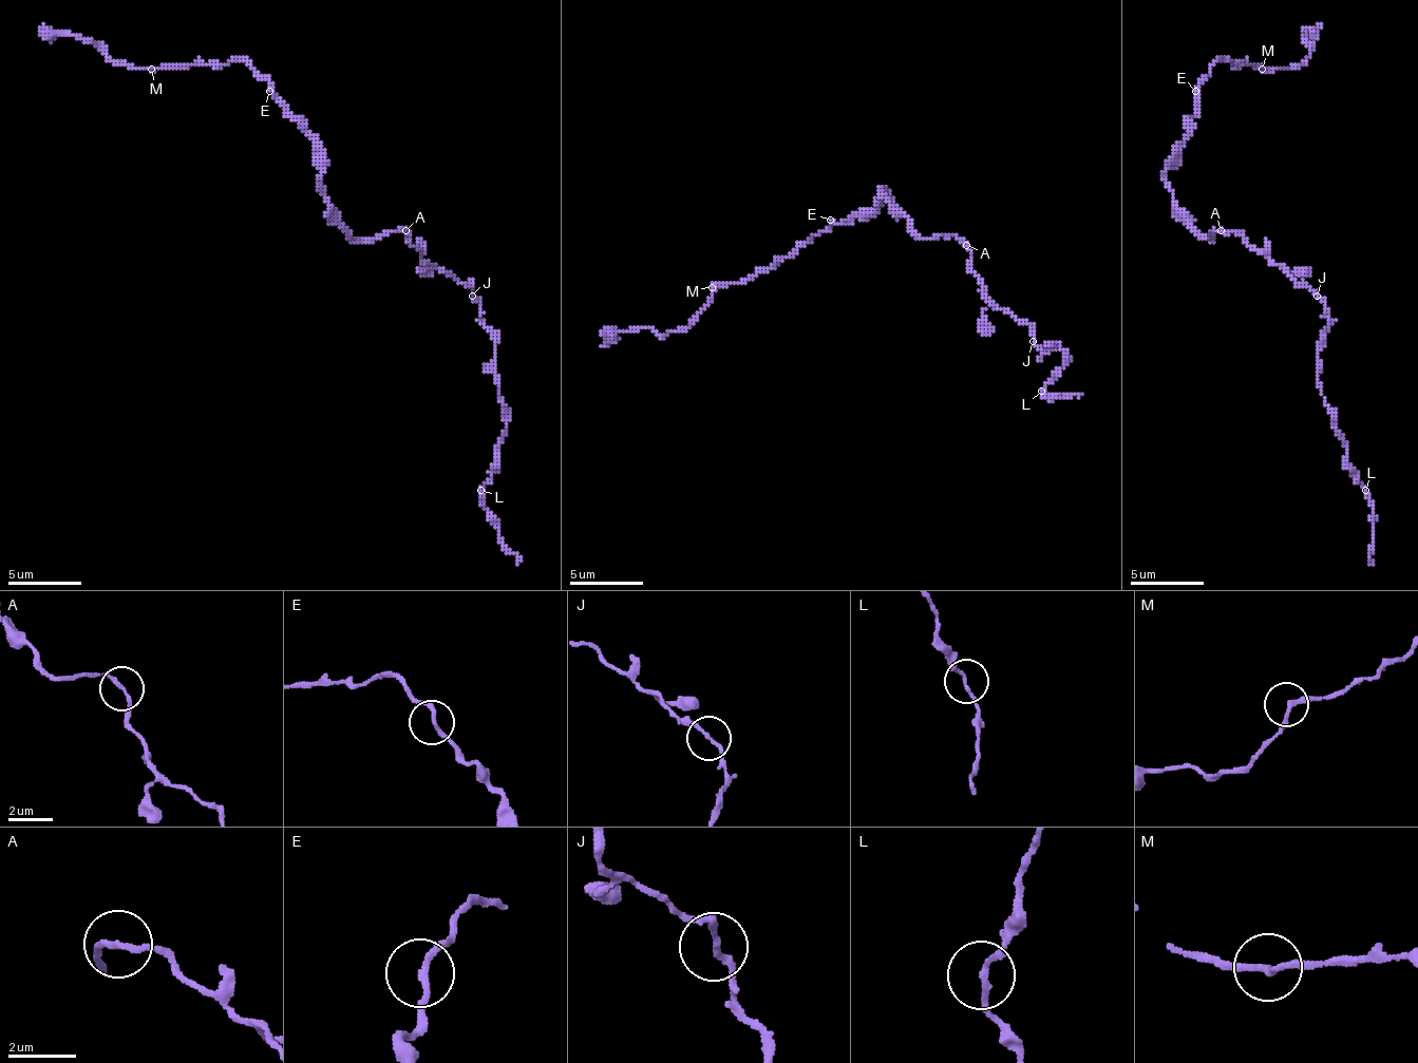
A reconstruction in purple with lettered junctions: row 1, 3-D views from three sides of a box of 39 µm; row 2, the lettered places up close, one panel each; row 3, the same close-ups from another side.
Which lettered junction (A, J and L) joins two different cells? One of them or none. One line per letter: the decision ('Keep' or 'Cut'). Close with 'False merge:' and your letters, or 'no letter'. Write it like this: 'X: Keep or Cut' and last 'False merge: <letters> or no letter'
A: Keep
J: Keep
L: Keep
False merge: no letter

